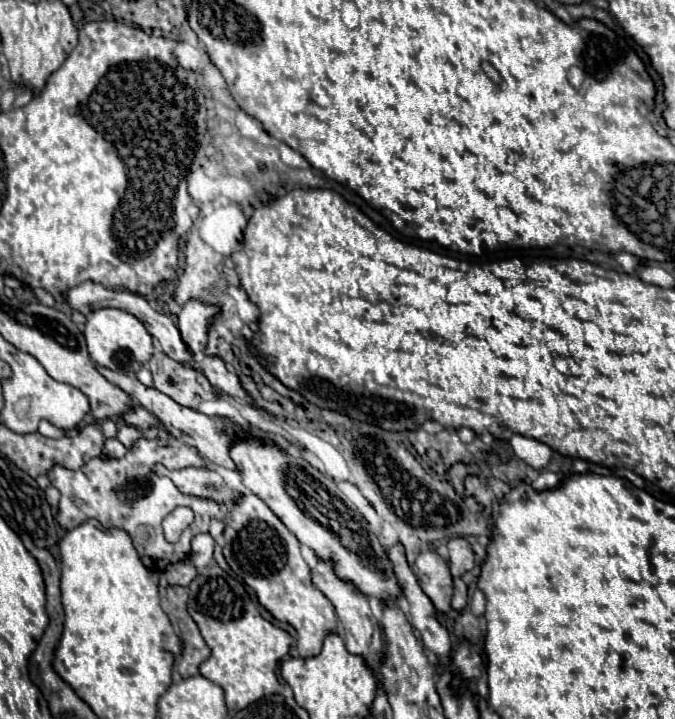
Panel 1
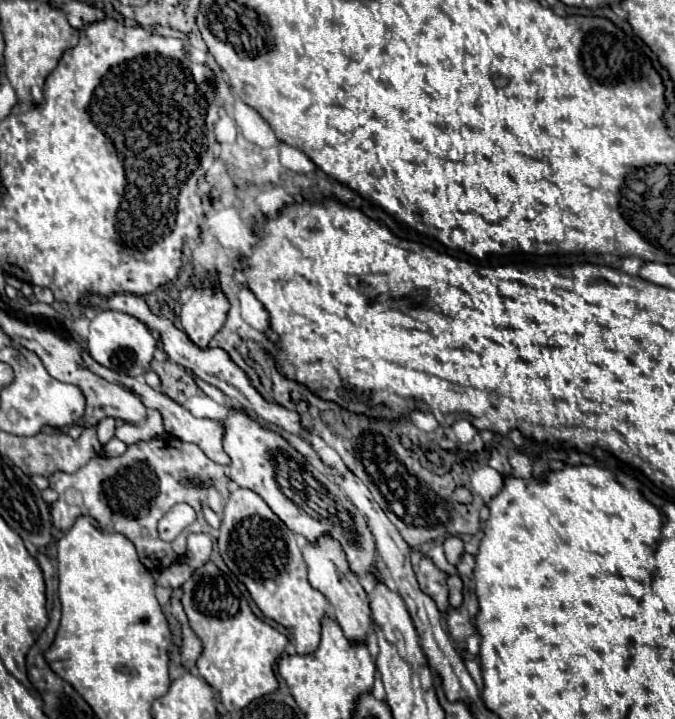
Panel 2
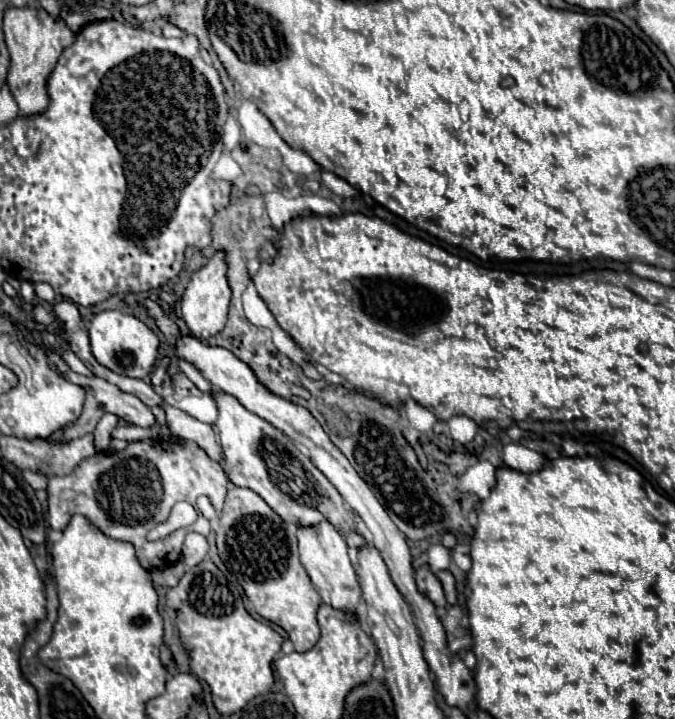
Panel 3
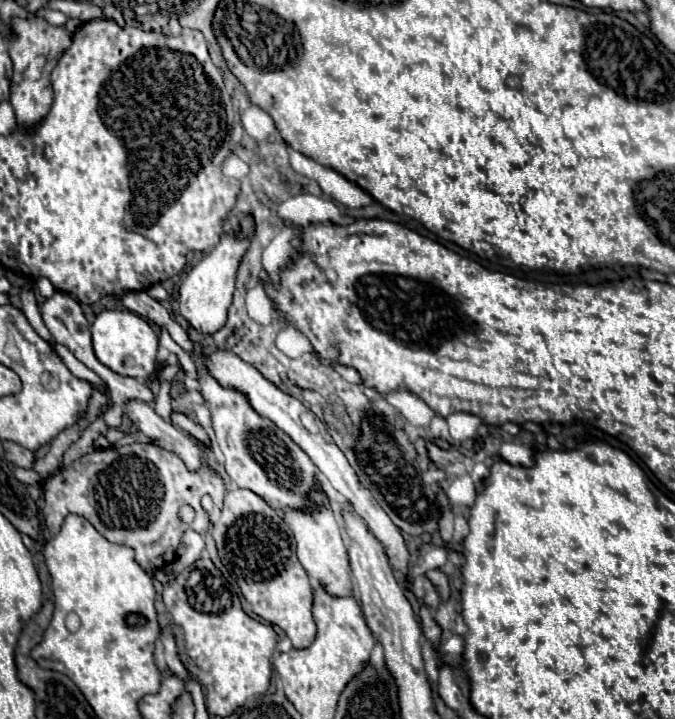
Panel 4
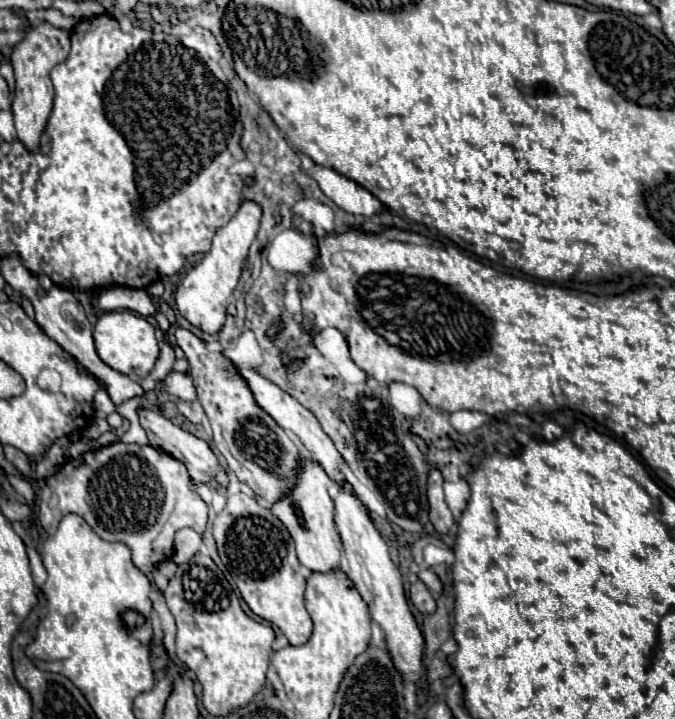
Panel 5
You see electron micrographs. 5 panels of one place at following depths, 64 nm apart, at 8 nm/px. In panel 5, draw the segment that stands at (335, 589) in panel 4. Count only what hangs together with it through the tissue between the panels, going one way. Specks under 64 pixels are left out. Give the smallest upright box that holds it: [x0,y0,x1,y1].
[272,460,342,574]

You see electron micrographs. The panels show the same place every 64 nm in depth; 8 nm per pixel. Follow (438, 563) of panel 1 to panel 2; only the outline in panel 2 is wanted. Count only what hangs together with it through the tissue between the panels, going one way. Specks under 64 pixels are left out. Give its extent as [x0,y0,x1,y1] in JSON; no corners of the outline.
[416,556,450,614]

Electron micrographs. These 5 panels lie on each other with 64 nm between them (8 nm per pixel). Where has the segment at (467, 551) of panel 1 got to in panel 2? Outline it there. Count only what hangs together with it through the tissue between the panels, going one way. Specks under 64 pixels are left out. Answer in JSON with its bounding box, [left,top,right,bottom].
[444,536,466,566]

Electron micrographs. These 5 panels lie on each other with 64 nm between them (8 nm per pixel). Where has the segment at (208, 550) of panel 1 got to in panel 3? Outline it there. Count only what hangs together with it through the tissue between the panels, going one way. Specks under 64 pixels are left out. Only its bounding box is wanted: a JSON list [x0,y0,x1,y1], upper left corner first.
[182,532,208,566]

